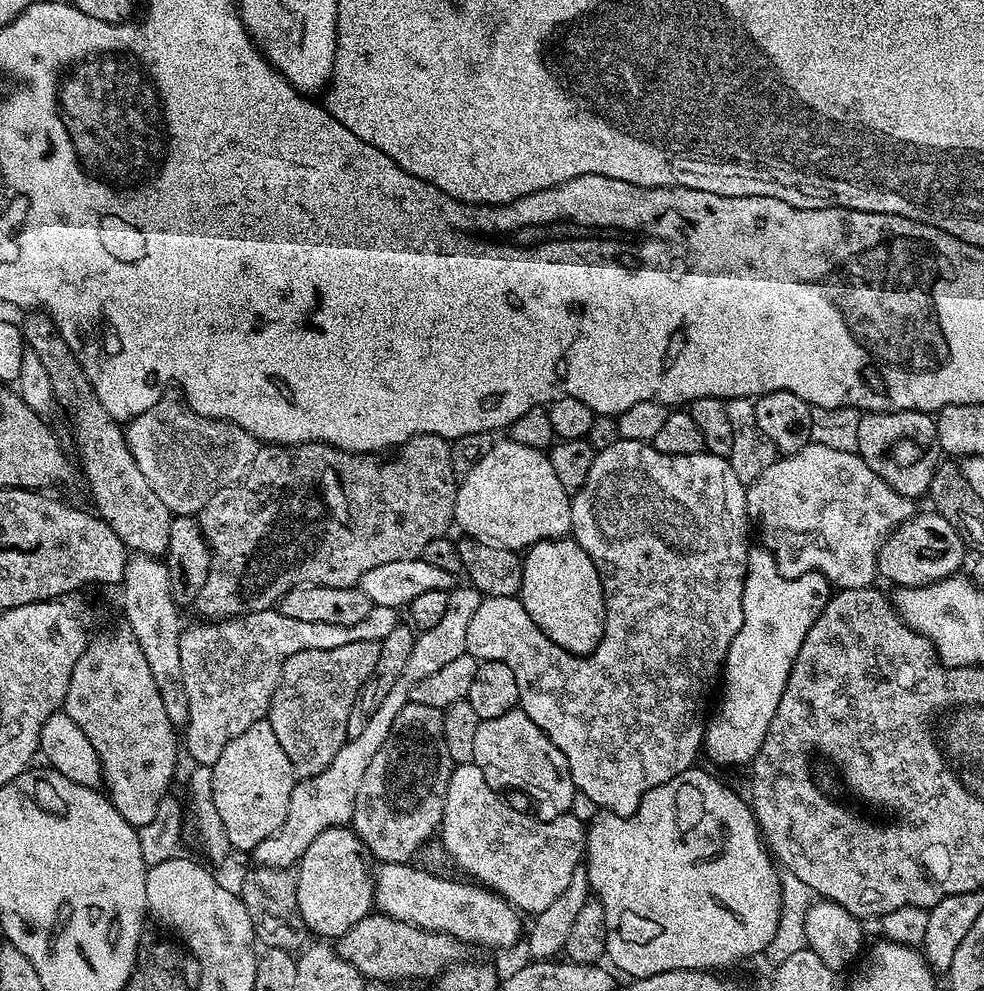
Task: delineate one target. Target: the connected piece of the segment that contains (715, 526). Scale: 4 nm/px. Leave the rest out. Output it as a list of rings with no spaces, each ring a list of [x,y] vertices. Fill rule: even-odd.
[[[619,440],[614,442],[614,446],[606,446],[606,450],[597,452],[594,458],[594,466],[590,466],[590,474],[586,474],[586,482],[571,497],[572,502],[572,531],[571,539],[578,541],[582,546],[582,550],[586,550],[586,554],[590,554],[590,558],[594,562],[594,566],[598,570],[600,580],[604,583],[604,633],[598,642],[598,646],[586,656],[576,656],[573,652],[562,650],[562,646],[558,646],[554,642],[550,642],[550,638],[546,638],[546,634],[542,634],[538,630],[538,626],[534,626],[534,622],[530,618],[530,614],[526,614],[526,610],[522,606],[522,602],[515,596],[507,596],[506,598],[494,598],[493,596],[481,599],[478,610],[474,610],[474,618],[470,618],[470,626],[466,629],[466,653],[474,657],[477,662],[481,660],[497,660],[498,662],[506,662],[506,666],[510,666],[510,671],[514,673],[514,679],[518,682],[518,694],[520,695],[519,709],[527,714],[534,722],[534,726],[538,726],[538,730],[542,730],[546,734],[546,738],[550,738],[550,742],[554,742],[554,746],[558,746],[558,750],[562,750],[562,754],[566,754],[566,762],[570,766],[570,774],[574,778],[574,786],[577,793],[581,797],[584,796],[592,804],[597,804],[597,809],[613,812],[615,816],[629,816],[638,810],[640,799],[642,799],[650,789],[654,786],[662,786],[662,782],[670,782],[670,778],[678,778],[678,774],[687,772],[689,768],[697,763],[696,755],[701,755],[702,745],[704,743],[704,729],[706,727],[706,715],[704,711],[708,708],[708,699],[712,696],[712,687],[717,687],[718,681],[721,679],[724,670],[724,659],[730,650],[730,642],[734,642],[734,634],[738,634],[738,630],[742,630],[742,590],[744,589],[744,579],[748,573],[748,550],[750,541],[748,541],[748,516],[750,520],[750,509],[748,507],[748,494],[746,485],[738,478],[738,474],[734,474],[732,463],[723,456],[714,456],[711,452],[705,450],[698,454],[686,454],[685,456],[675,456],[674,454],[662,454],[658,449],[653,448],[648,442],[630,442],[629,440]]]

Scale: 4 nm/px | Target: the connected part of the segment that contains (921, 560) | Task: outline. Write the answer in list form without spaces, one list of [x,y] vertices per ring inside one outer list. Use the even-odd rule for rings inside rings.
[[[934,510],[917,511],[905,524],[901,524],[885,540],[880,553],[876,570],[879,579],[889,580],[892,586],[901,588],[921,588],[927,584],[936,584],[948,576],[957,575],[964,564],[964,539]]]

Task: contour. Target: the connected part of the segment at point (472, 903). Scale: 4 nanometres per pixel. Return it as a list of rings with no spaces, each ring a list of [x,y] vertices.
[[[413,863],[406,864],[380,864],[374,872],[374,883],[372,885],[372,899],[375,907],[379,909],[381,913],[389,916],[392,919],[401,920],[404,923],[412,924],[415,927],[424,928],[426,931],[441,932],[442,934],[452,935],[455,939],[460,939],[464,944],[469,944],[477,948],[512,948],[516,943],[521,943],[522,940],[522,928],[520,932],[520,919],[522,919],[521,913],[517,909],[513,908],[511,904],[502,896],[497,896],[490,890],[485,890],[483,887],[475,886],[473,883],[464,882],[468,884],[462,884],[458,880],[443,880],[440,876],[434,876],[430,872],[426,872],[422,868],[414,868]]]

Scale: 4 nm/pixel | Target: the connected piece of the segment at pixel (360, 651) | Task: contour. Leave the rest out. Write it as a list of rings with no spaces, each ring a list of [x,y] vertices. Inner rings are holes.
[[[352,640],[337,648],[321,646],[314,650],[302,650],[280,667],[280,681],[272,695],[266,717],[274,730],[294,774],[301,780],[314,774],[322,774],[334,754],[342,750],[348,739],[350,710],[360,693],[360,687],[370,678],[378,662],[379,643],[372,640]]]

